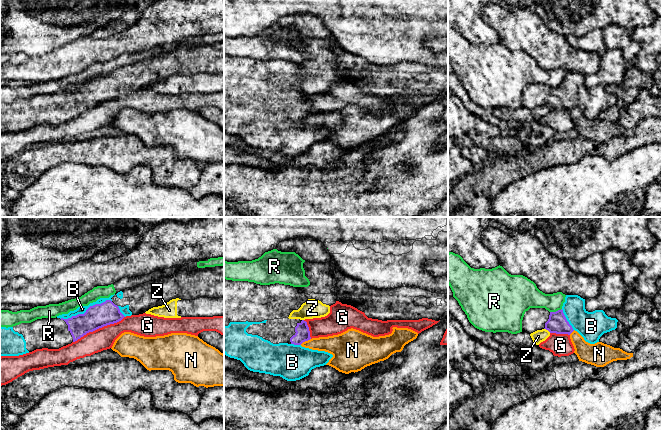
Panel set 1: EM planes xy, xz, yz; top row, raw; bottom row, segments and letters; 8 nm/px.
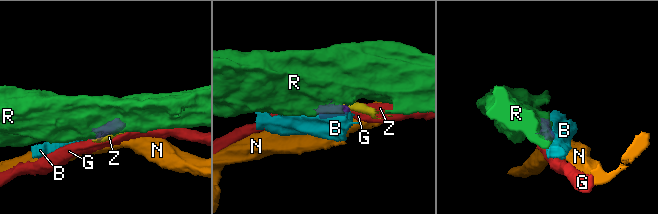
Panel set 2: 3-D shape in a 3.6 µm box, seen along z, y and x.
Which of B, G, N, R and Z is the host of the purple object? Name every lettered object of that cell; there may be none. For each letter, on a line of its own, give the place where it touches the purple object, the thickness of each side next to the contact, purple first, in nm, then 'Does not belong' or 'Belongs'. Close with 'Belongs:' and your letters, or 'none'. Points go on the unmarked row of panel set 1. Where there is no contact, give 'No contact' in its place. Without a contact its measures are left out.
B: Touches purple at xy (86, 87). Thickness 190 nm (purple) against 60 nm. Belongs
G: Touches purple at xy (98, 104). Thickness 190 nm (purple) against 180 nm. Does not belong
N: Touches purple at xz (305, 116). Thickness 120 nm (purple) against 160 nm. Does not belong
R: Touches purple at yz (556, 87). Thickness 160 nm (purple) against 190 nm. Does not belong
Z: Touches purple at yz (547, 105). Thickness 160 nm (purple) against 100 nm. Does not belong
Belongs: B

